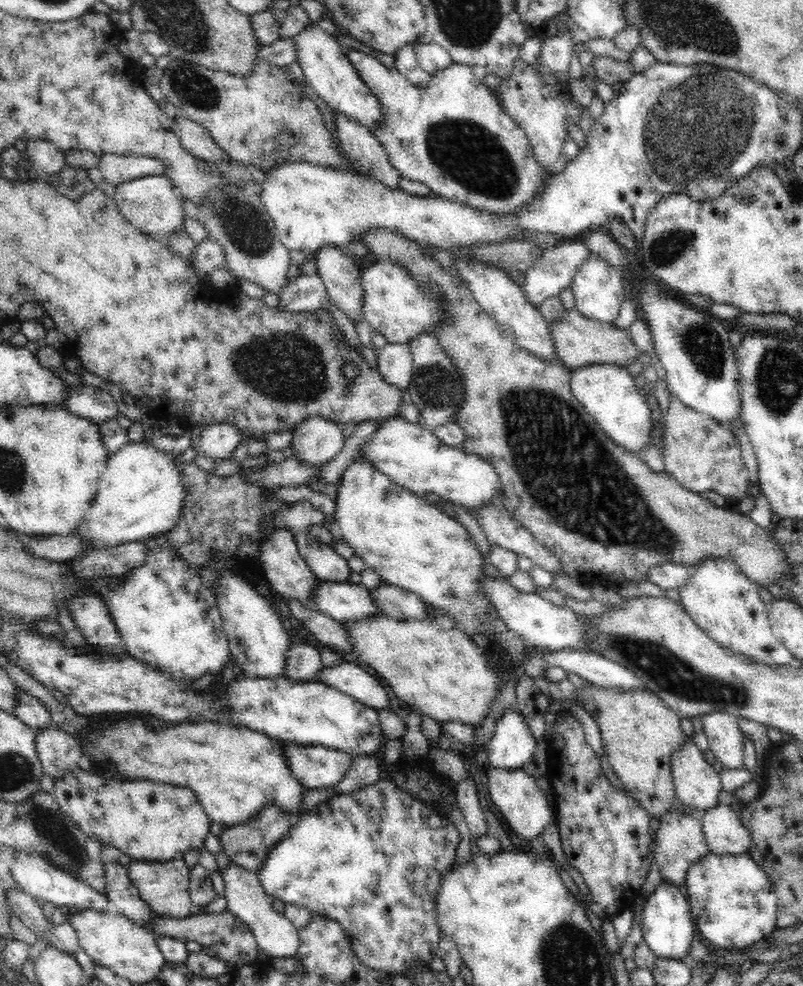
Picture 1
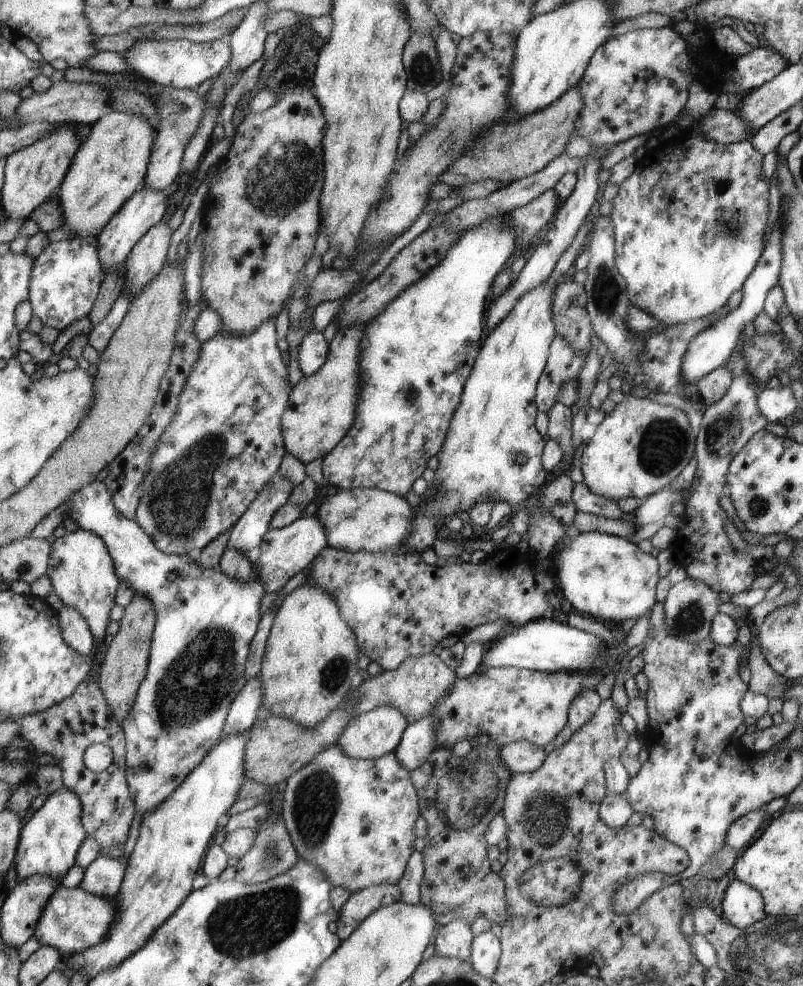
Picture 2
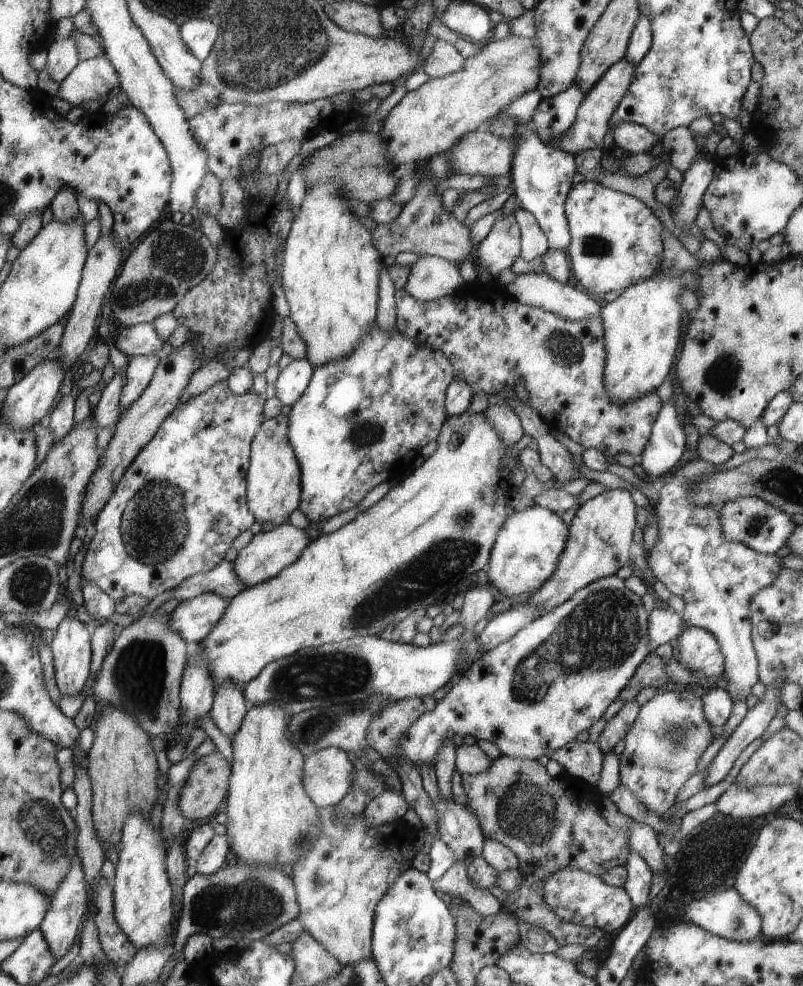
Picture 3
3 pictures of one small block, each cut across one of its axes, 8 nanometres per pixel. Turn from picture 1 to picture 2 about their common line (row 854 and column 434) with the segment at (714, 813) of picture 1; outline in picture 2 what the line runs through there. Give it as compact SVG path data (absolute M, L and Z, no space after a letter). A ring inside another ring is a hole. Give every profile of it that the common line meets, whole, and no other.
M430 714L406 727L404 736L394 754L411 772L422 766L436 748L435 724L437 722L438 720Z

